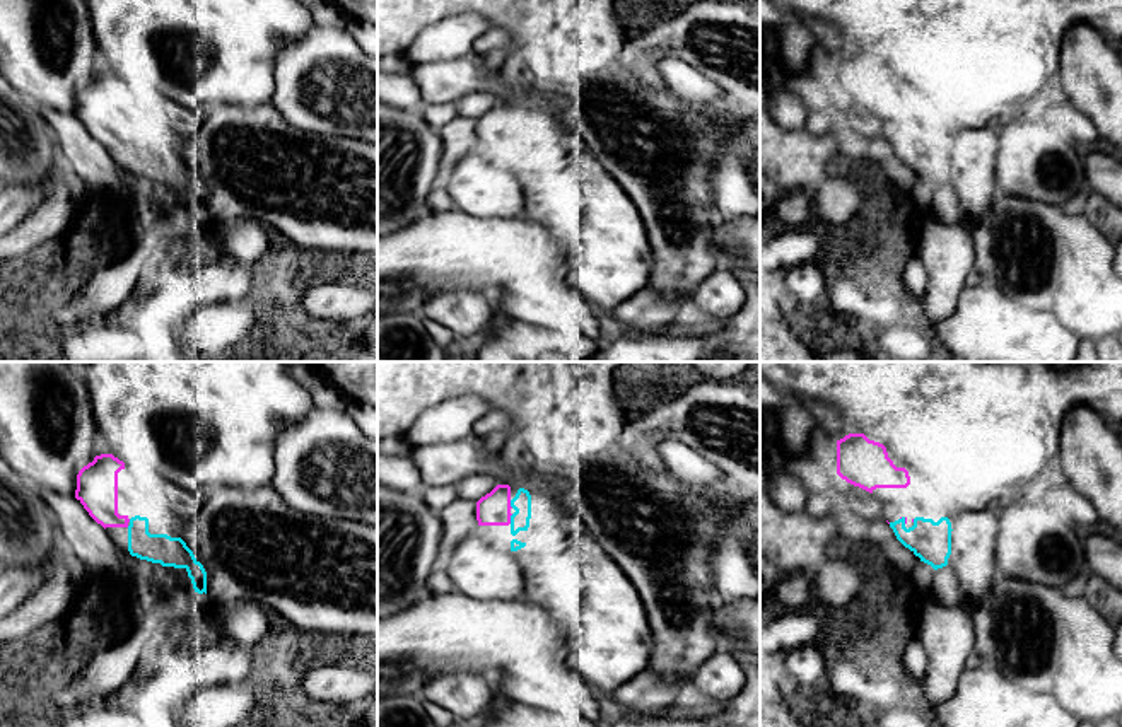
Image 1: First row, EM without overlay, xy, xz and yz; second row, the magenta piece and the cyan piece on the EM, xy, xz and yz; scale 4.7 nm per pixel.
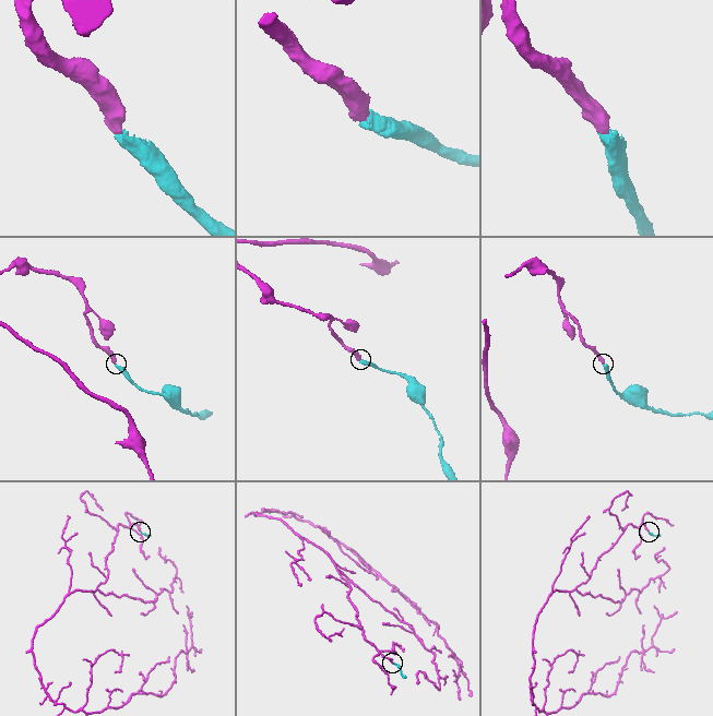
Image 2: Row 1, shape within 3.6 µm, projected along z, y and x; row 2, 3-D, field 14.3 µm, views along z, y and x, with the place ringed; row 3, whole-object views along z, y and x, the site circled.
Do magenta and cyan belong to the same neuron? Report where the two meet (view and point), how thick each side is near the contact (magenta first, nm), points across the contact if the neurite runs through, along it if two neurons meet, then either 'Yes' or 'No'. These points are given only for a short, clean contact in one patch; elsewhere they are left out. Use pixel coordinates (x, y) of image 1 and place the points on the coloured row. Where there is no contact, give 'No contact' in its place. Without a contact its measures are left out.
Touches magenta at xz (509, 519). Thickness 160 nm (magenta) against 100 nm. Path across: xz (494, 509), (509, 519), (520, 521). Yes

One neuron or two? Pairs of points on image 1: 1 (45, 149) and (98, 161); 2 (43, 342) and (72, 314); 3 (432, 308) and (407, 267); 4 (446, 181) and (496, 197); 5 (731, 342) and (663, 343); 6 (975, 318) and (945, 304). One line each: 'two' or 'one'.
1: two
2: two
3: two
4: one
5: one
6: two

